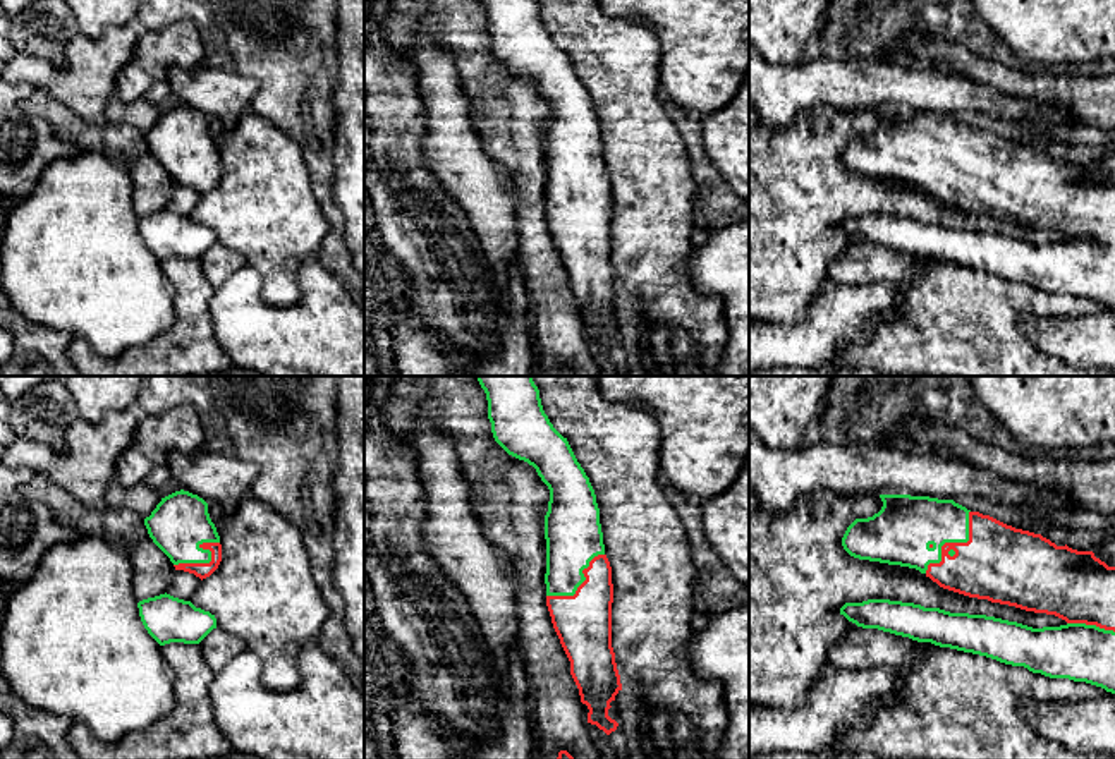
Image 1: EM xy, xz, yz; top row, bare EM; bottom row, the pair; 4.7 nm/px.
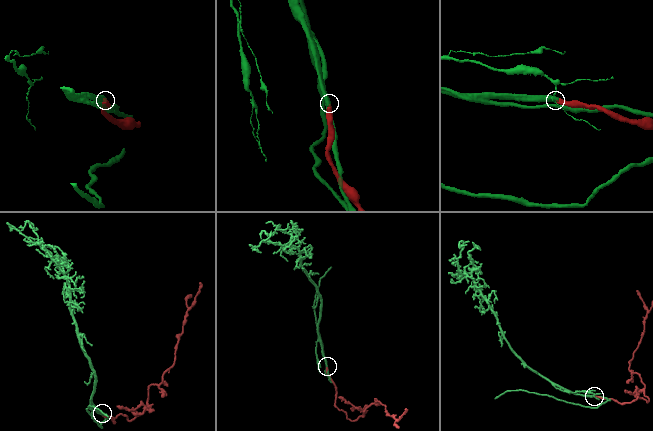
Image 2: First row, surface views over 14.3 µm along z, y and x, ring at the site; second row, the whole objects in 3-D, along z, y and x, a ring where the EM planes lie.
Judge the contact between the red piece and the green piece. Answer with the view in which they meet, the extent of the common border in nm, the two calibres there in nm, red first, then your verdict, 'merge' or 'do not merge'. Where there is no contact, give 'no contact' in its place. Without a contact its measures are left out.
meets red in yz; contact 360 nm long; 360 nm thick on the red side, 300 nm on the other; merge

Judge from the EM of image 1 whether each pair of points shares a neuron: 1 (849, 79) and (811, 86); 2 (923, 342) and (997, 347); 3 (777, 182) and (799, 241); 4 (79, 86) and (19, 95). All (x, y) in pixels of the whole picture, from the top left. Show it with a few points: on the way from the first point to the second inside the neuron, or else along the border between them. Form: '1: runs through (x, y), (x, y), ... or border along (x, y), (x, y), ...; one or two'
1: runs through (840, 85), (820, 85); one
2: runs through (942, 342), (966, 342), (971, 347), (978, 347); one
3: runs through (777, 196), (777, 218), (785, 227); one
4: border along (18, 83), (28, 83), (35, 90); two

